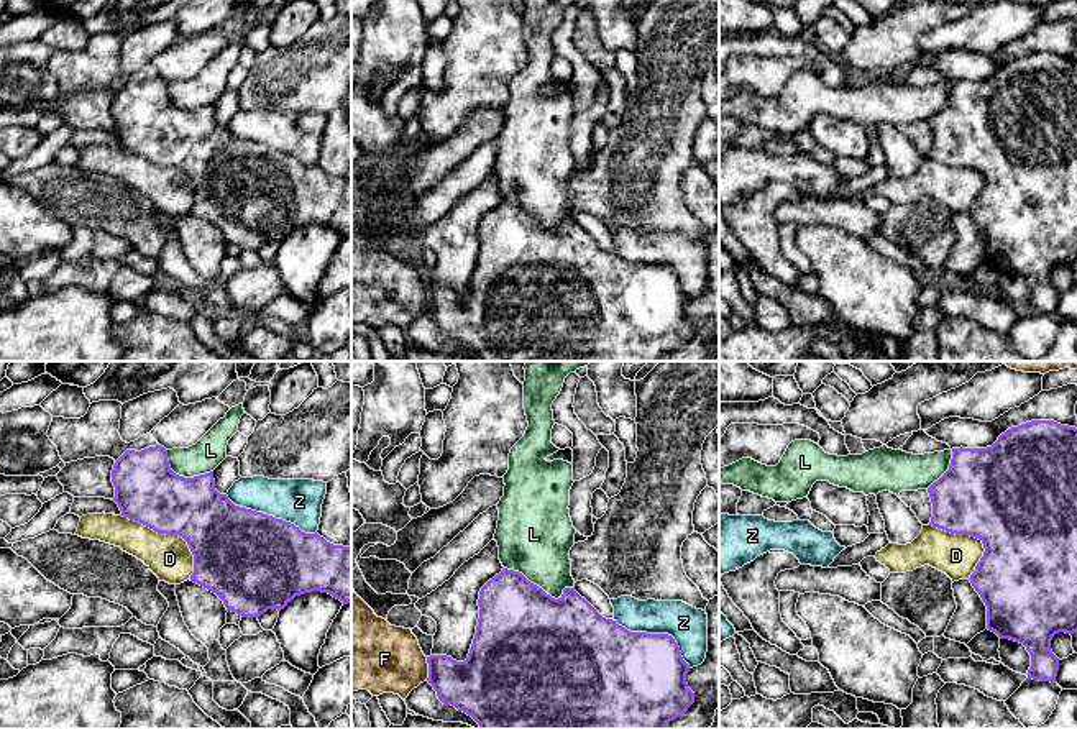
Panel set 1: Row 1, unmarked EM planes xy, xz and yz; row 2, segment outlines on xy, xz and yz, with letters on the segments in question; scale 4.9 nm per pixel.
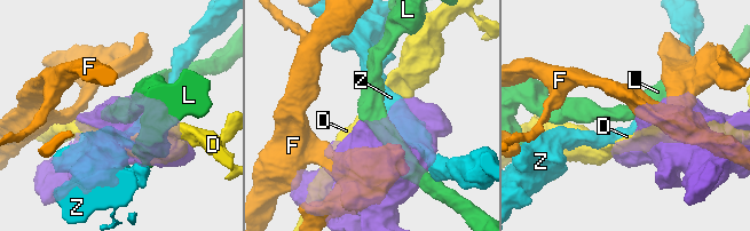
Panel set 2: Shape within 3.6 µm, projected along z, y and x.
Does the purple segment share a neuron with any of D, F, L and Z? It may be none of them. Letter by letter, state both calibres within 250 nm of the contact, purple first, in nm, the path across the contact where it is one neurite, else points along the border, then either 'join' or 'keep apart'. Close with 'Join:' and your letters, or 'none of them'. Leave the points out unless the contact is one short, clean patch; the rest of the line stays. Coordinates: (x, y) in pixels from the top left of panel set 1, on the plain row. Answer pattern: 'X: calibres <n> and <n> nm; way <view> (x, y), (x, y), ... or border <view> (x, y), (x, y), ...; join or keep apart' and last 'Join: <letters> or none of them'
D: calibres 340 and 220 nm; keep apart
F: calibres 280 and 340 nm; border xz (426, 289), (427, 312); keep apart
L: calibres 480 and 360 nm; keep apart
Z: calibres 480 and 220 nm; keep apart
Join: none of them

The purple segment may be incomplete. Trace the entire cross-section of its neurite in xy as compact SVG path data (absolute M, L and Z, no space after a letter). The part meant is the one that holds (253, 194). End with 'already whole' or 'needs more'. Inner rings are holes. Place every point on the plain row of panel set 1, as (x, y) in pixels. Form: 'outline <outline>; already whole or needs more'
outline M161 77L141 84L126 82L113 97L112 115L113 133L121 148L140 154L158 166L182 169L194 187L194 205L190 213L215 225L227 243L241 250L259 250L268 241L284 241L296 228L322 223L351 235L351 179L333 177L323 169L305 166L282 151L235 138L227 126L215 122L213 103L194 110L176 107L167 92L167 82Z; already whole

